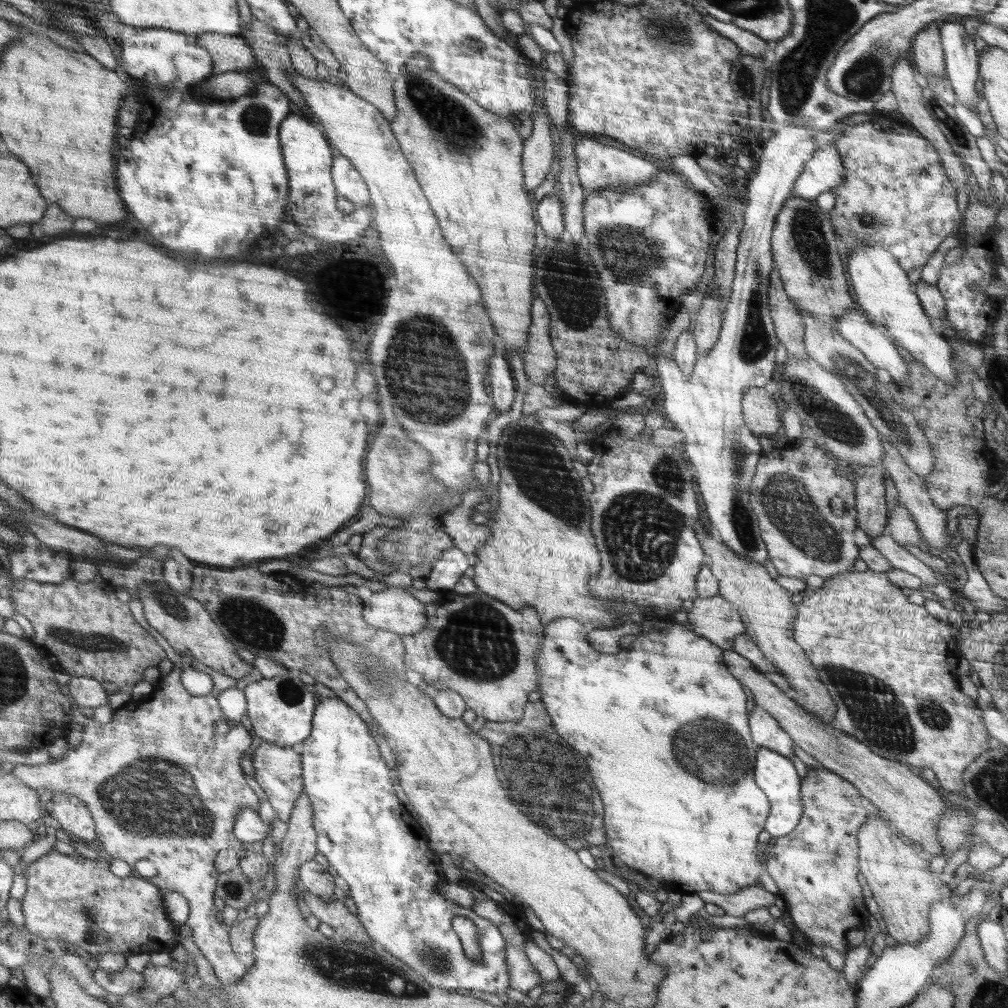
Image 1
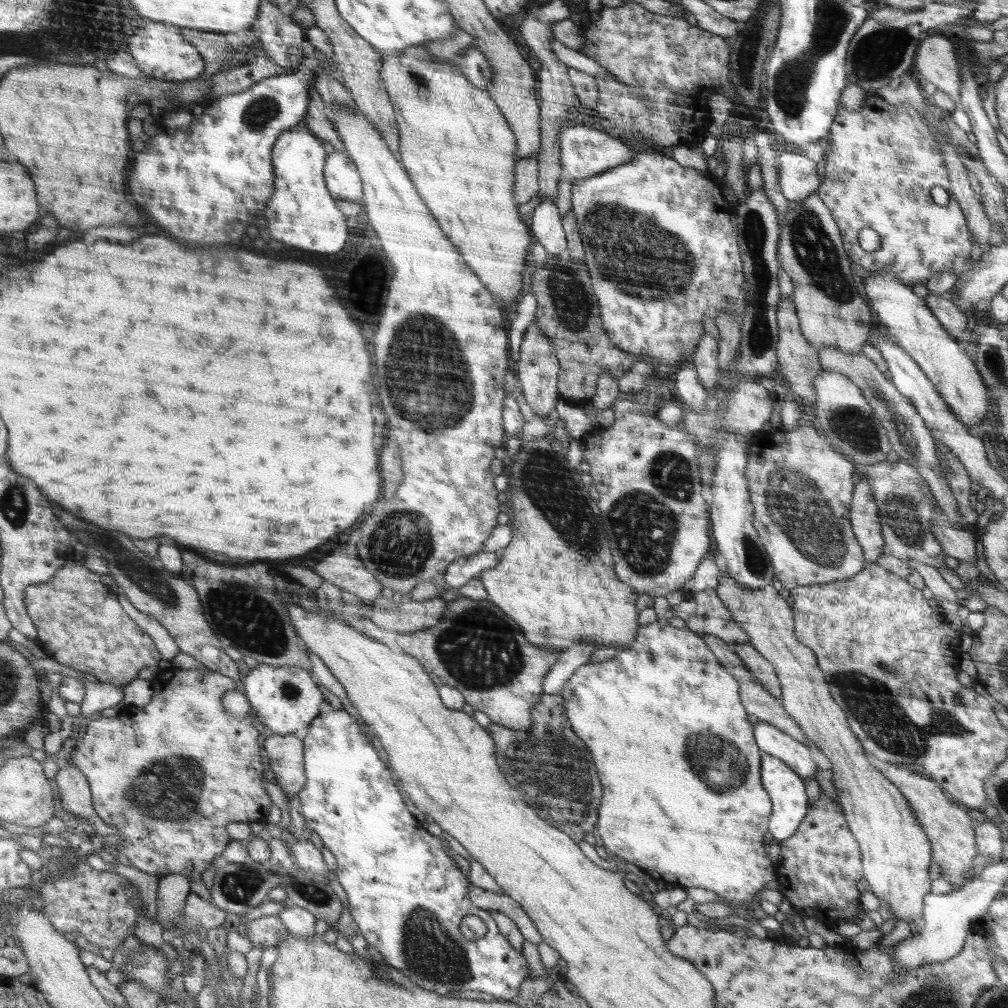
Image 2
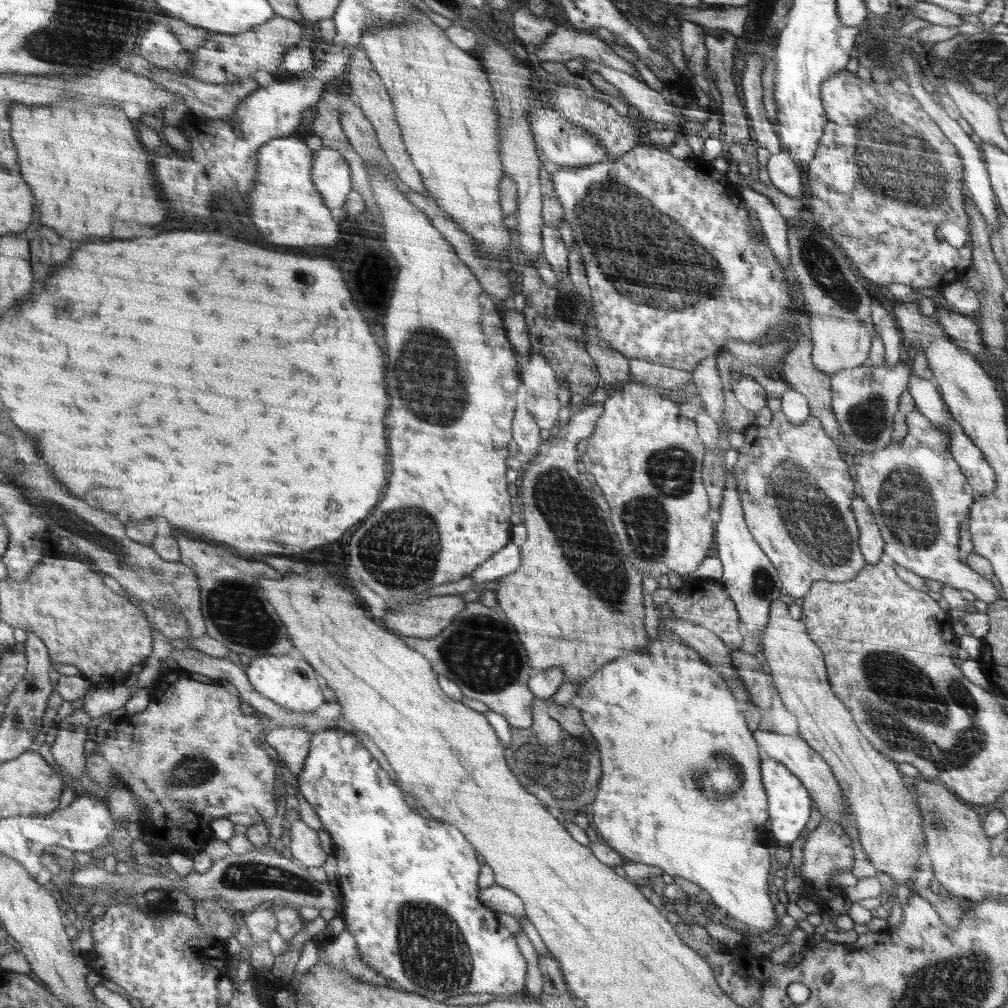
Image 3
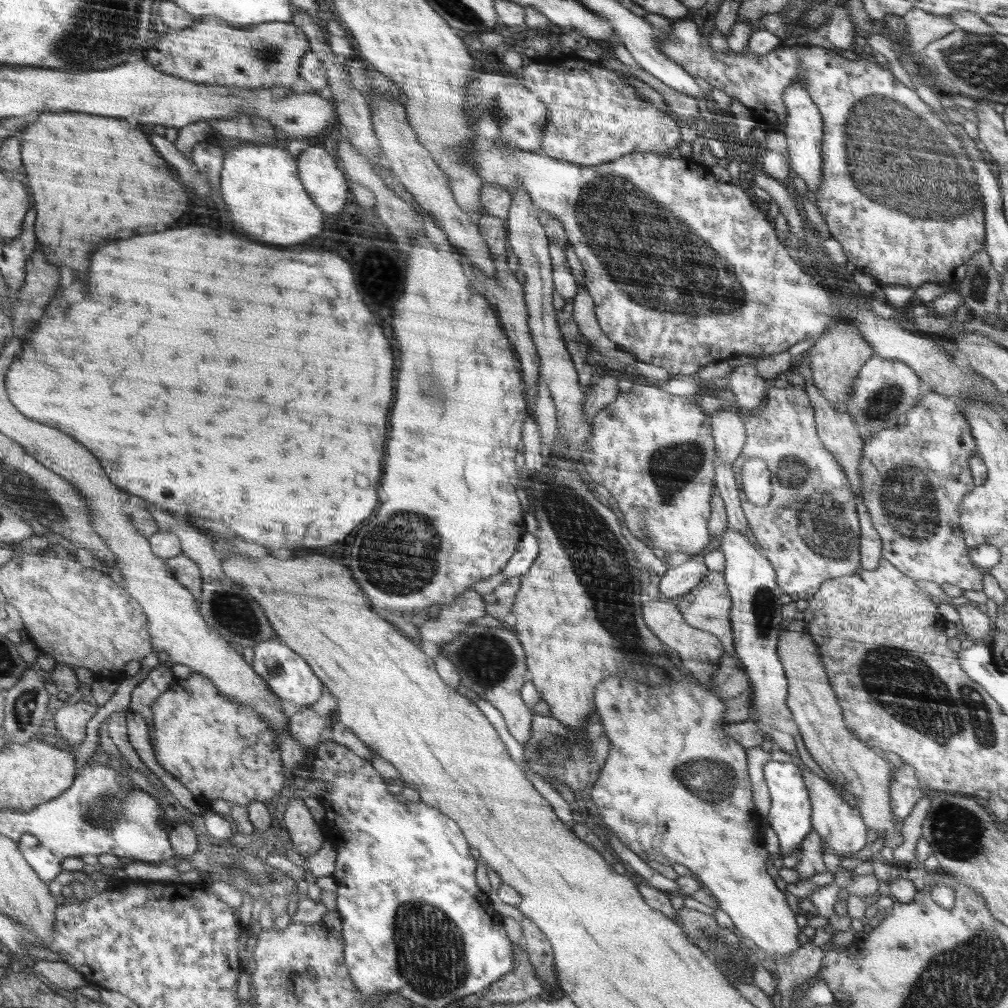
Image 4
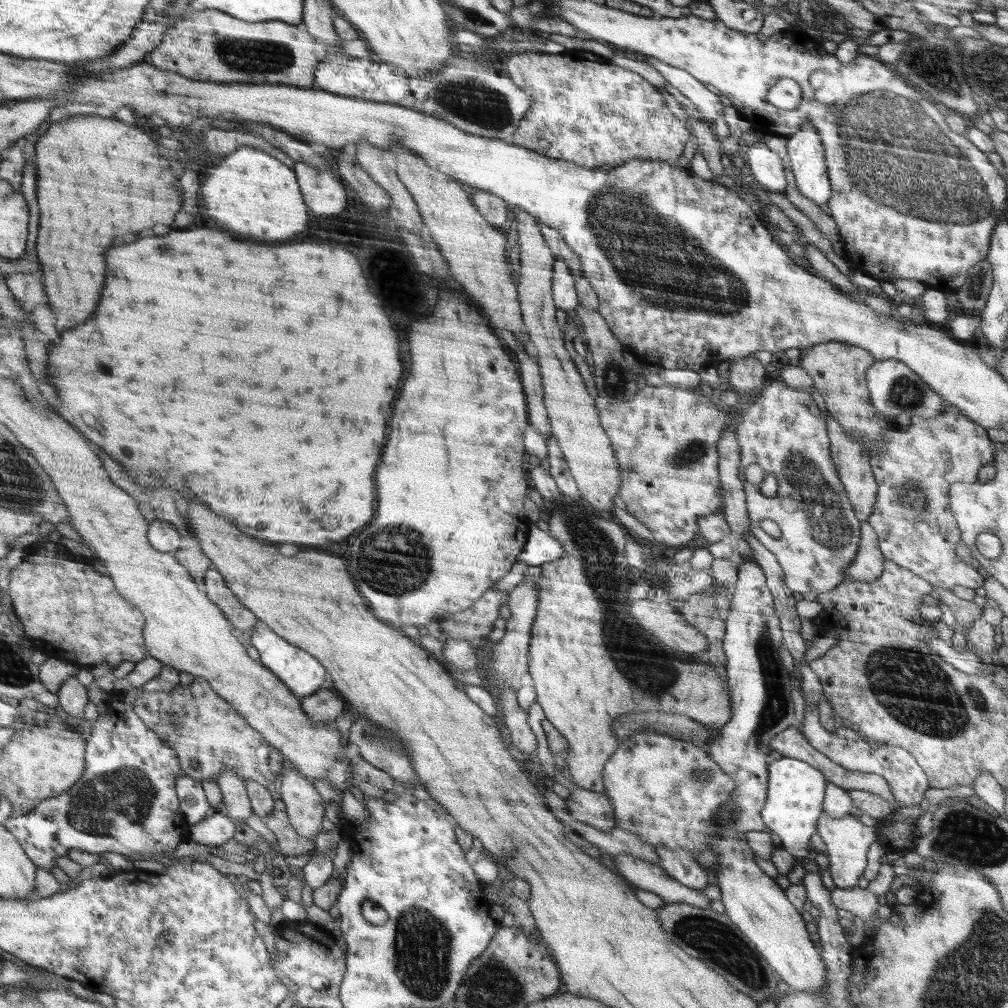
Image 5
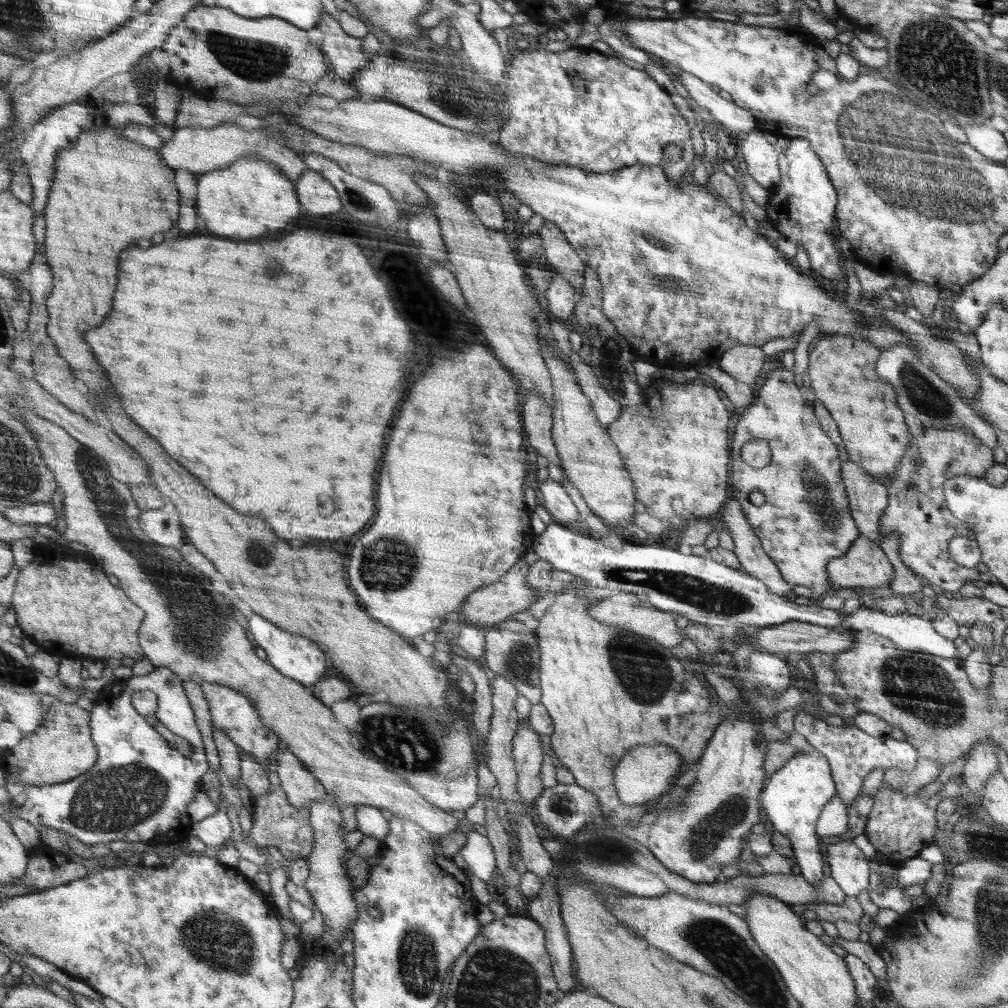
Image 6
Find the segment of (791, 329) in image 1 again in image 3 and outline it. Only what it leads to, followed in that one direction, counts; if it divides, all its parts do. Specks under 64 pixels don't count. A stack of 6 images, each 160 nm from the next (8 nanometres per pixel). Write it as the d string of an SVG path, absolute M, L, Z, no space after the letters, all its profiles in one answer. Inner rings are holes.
M801 333L796 335L800 336L800 338L794 342L792 350L782 357L781 377L791 385L792 389L796 392L800 392L800 394L803 394L806 397L810 414L814 416L814 418L820 418L820 422L824 422L823 429L827 430L828 436L835 441L838 441L841 444L841 448L844 448L851 453L850 448L845 444L845 440L843 440L838 421L832 412L831 400L833 391L830 386L830 376L825 372L820 372L820 370L814 366L811 359L813 343Z

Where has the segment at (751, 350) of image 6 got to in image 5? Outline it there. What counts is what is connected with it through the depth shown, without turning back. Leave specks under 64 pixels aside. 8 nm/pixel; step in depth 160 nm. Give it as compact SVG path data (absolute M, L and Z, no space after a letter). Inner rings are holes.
M753 355L735 360L727 370L730 388L740 394L752 392L764 382L764 364Z

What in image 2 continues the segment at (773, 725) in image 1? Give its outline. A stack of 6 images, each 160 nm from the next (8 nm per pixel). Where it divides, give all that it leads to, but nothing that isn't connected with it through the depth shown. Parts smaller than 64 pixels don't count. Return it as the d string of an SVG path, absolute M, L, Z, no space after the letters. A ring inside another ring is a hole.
M758 721L755 728L756 743L760 750L782 760L804 779L815 778L818 766L814 763L810 750L798 739L780 731L779 728Z

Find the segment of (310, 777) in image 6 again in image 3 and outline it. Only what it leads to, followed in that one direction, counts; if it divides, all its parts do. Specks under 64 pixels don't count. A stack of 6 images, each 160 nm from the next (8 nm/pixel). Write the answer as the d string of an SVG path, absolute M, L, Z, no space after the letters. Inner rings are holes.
M297 820L287 826L291 836L290 852L292 858L301 866L321 867L328 857L320 846L318 834L310 829L302 820Z

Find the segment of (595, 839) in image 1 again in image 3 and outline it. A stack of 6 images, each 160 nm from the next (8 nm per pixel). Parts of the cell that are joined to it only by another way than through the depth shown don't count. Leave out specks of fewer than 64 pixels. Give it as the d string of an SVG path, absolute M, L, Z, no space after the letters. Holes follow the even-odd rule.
M536 699L532 704L534 714L534 725L531 729L514 729L512 742L508 748L508 766L513 766L516 770L516 778L532 790L532 794L542 792L544 796L538 796L545 802L547 809L559 820L560 824L572 821L577 813L595 802L595 796L601 779L600 772L600 752L592 733L588 731L588 726L584 723L584 716L574 702L570 702L567 708L556 709L553 707L551 699Z

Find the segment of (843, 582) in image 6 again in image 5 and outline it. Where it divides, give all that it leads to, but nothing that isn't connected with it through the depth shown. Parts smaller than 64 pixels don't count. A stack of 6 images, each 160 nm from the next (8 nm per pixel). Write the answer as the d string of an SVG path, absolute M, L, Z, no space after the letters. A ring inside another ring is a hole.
M864 522L863 540L860 550L853 560L853 564L845 569L845 578L870 582L876 580L882 574L882 562L884 556L878 550L878 538L873 526Z

